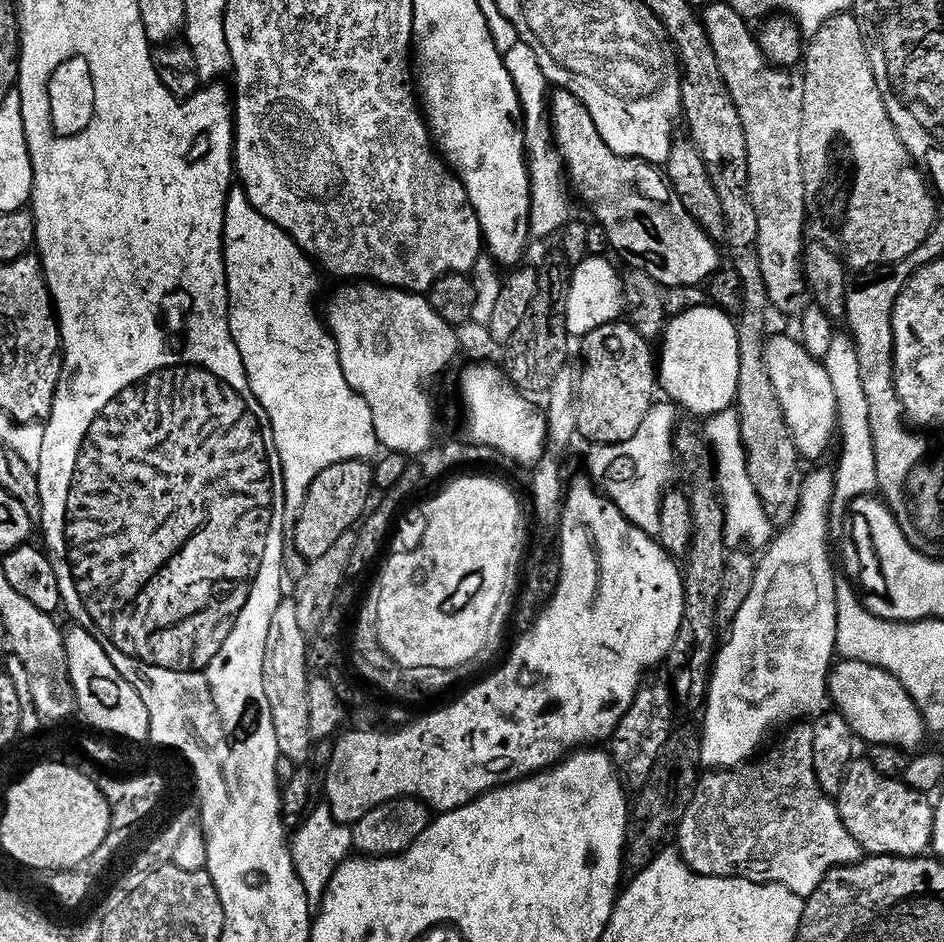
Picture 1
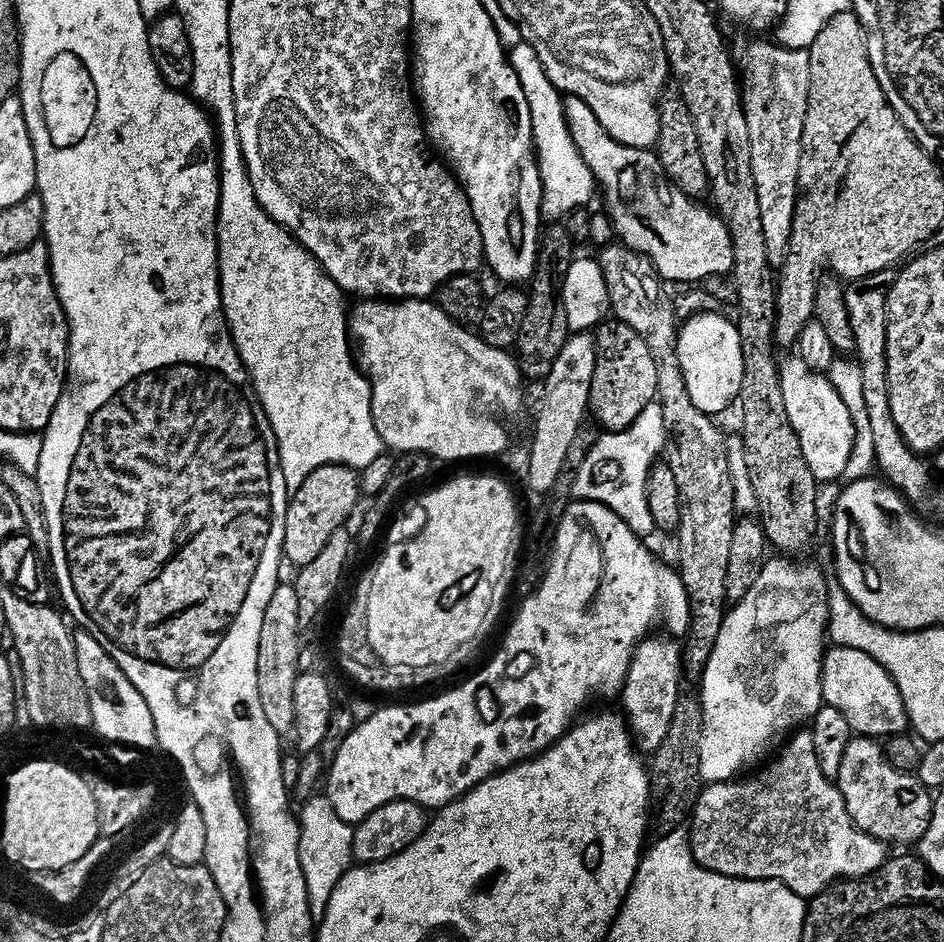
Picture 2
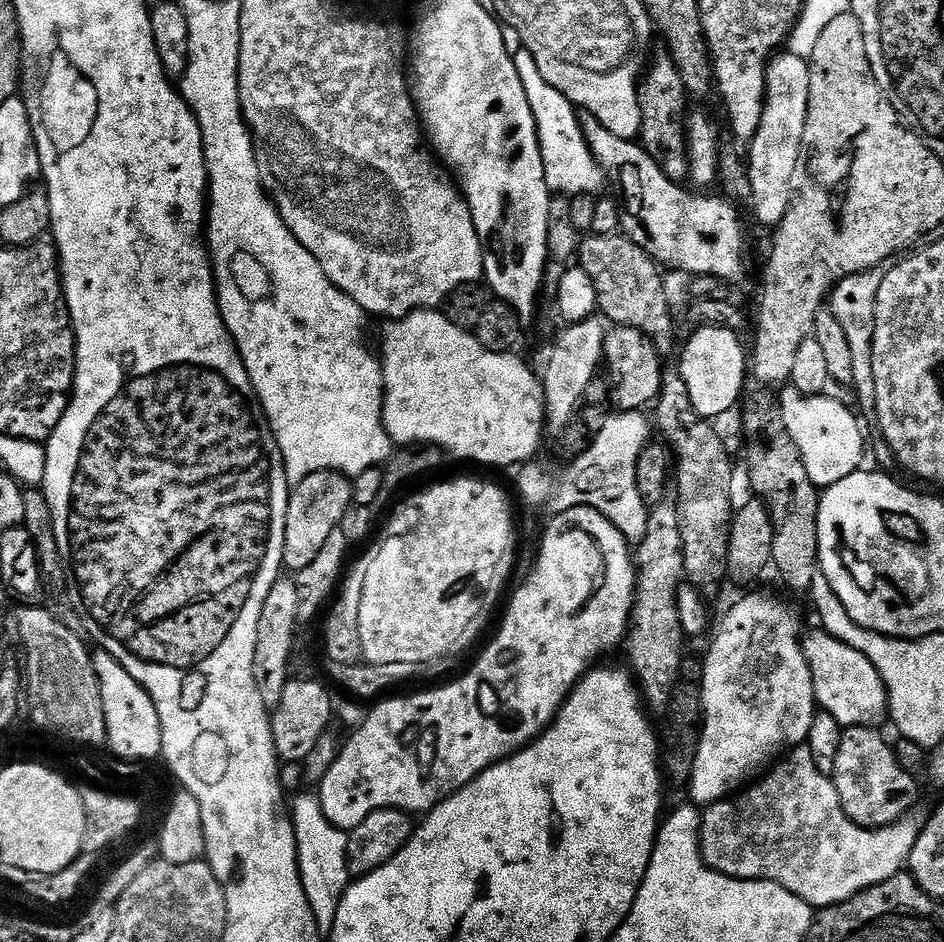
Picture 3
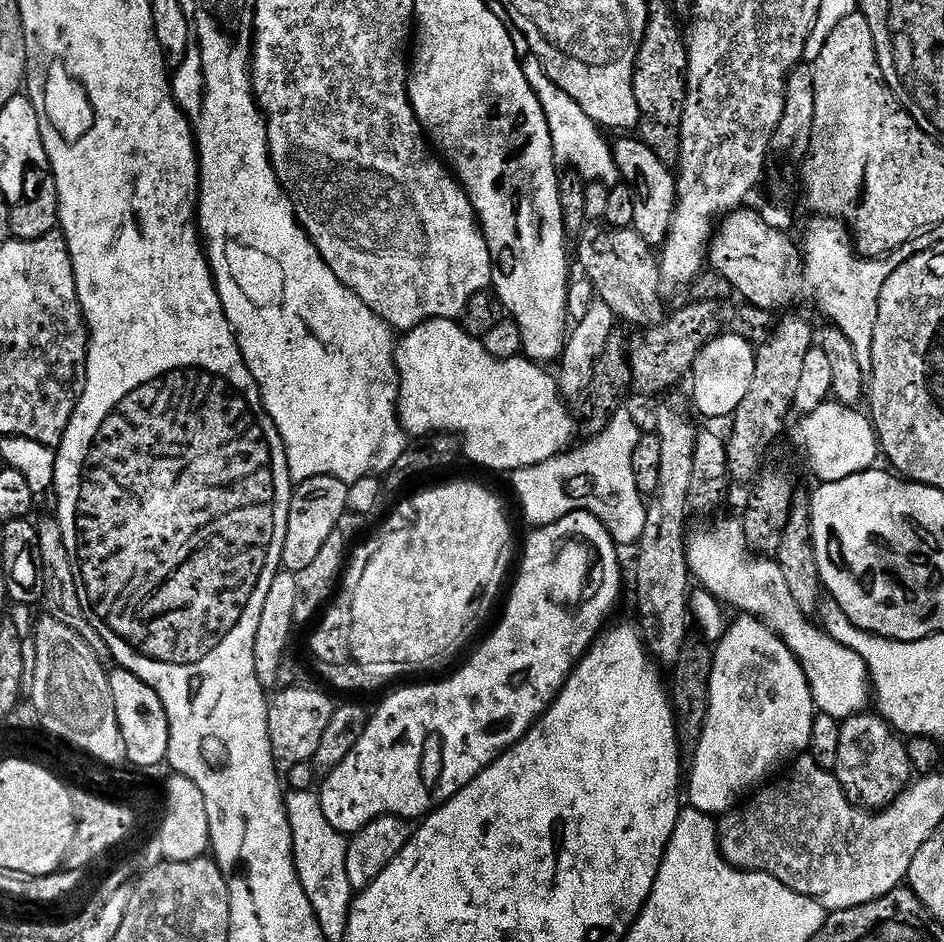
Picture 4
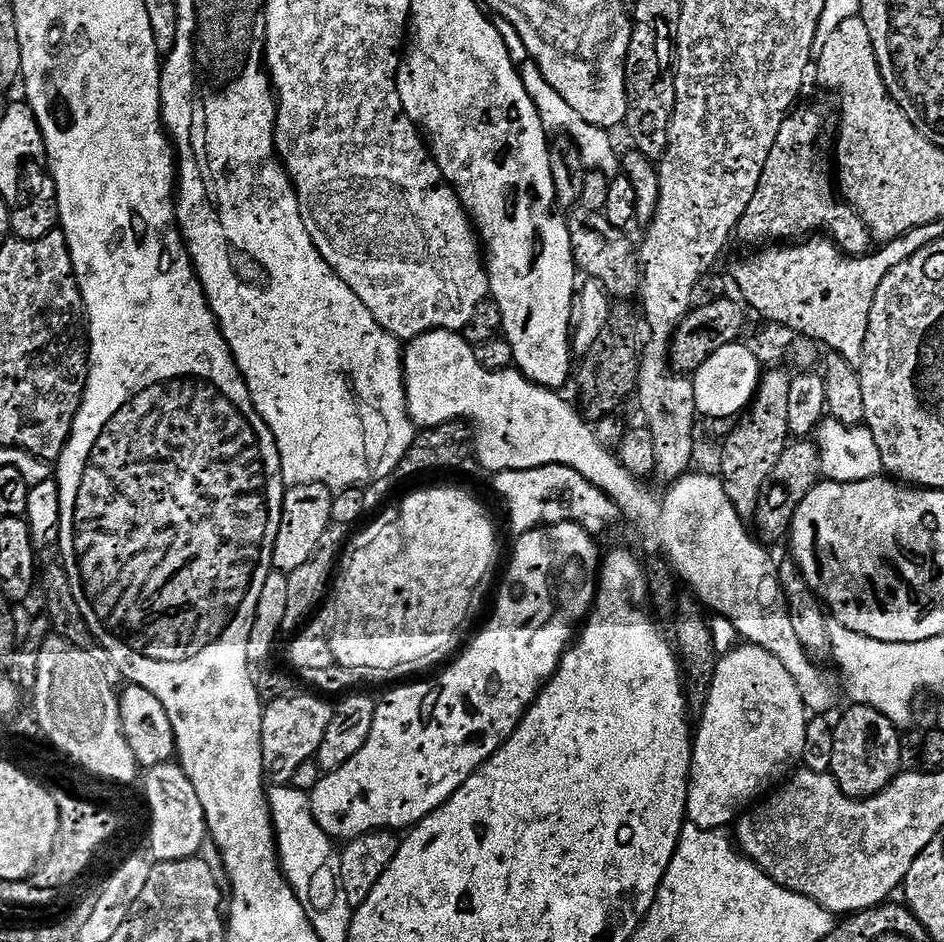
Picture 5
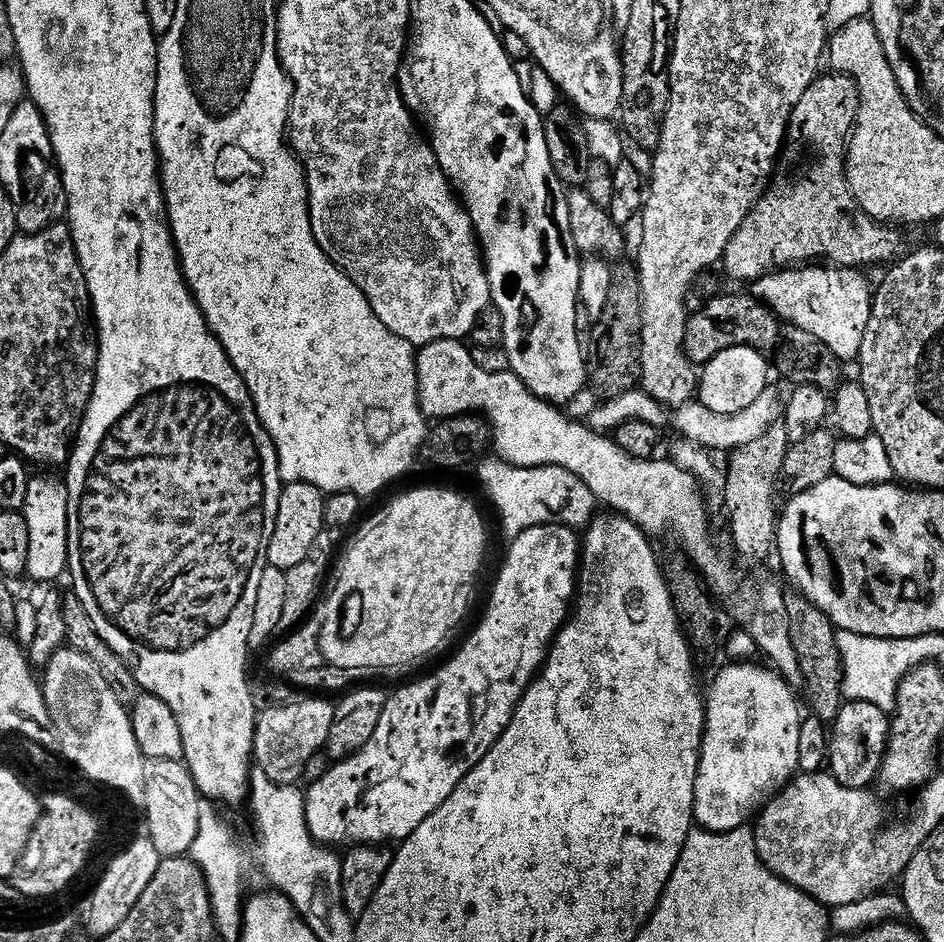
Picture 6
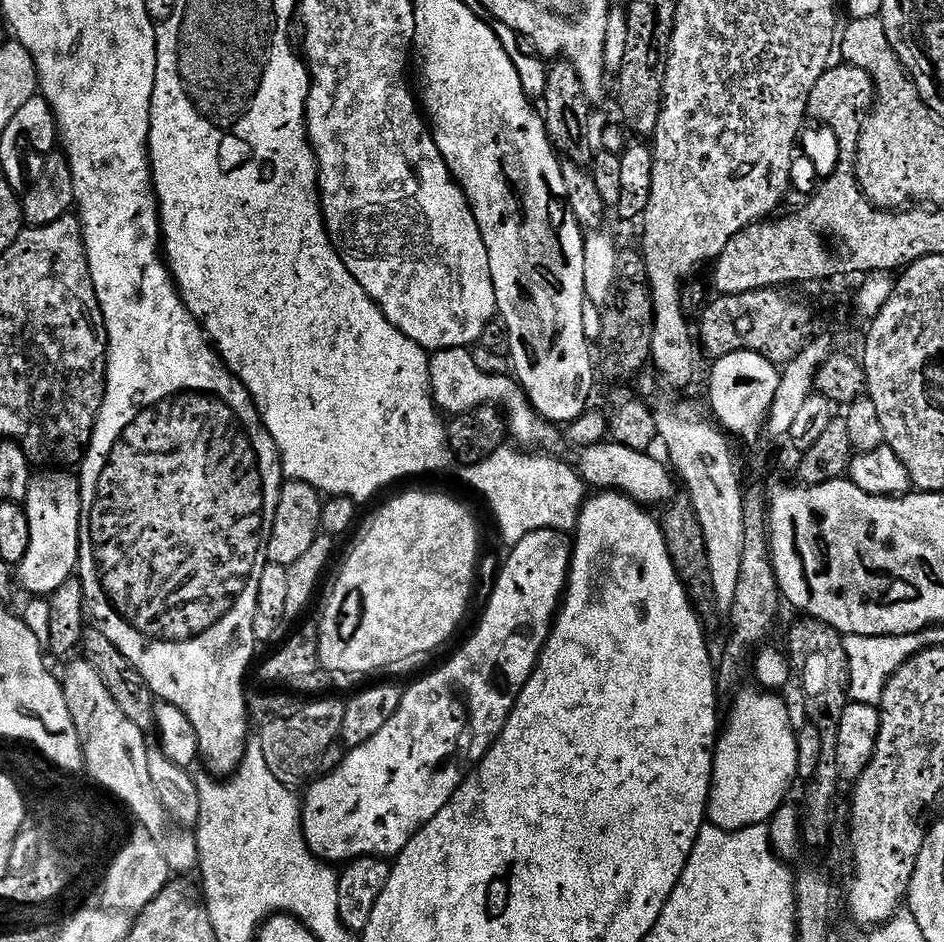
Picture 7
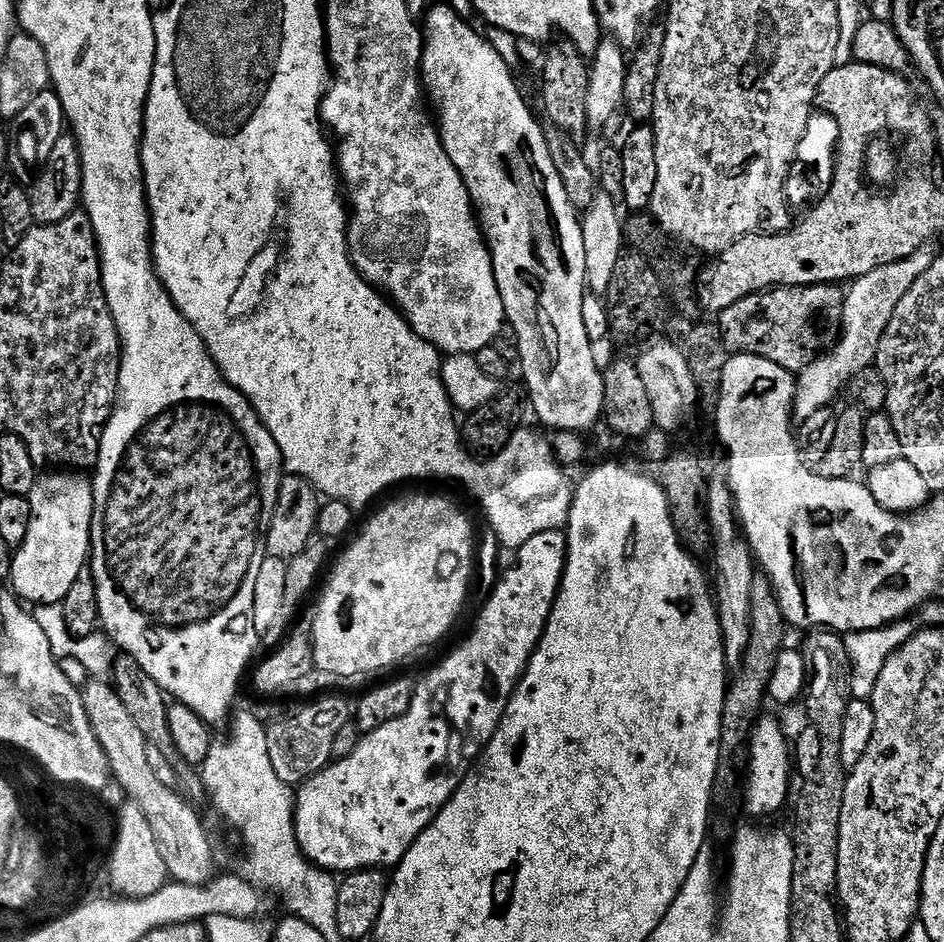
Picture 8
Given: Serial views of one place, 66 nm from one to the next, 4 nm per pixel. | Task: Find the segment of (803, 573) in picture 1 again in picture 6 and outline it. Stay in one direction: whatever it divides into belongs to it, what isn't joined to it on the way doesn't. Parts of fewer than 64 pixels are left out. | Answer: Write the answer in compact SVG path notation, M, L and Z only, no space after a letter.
M732 662L706 692L704 741L694 788L695 823L705 832L743 828L800 772L800 704L793 685L771 667Z

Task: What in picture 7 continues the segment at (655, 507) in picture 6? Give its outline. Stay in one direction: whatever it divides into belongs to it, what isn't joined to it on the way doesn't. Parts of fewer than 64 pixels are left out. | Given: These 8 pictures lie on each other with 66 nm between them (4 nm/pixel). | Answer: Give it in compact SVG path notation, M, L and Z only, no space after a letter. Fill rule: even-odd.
M442 348L431 357L428 369L430 370L430 382L432 383L432 399L436 401L437 409L444 414L467 414L471 408L480 408L483 404L499 406L508 422L508 431L511 439L516 439L517 445L528 450L550 450L556 444L555 423L549 423L532 408L531 402L527 398L524 389L511 375L491 376L482 374L478 366L474 366L474 358L468 348ZM611 442L581 447L578 454L580 454L578 473L585 485L592 487L593 484L593 489L622 492L624 495L632 497L641 506L660 503L663 505L673 499L672 480L674 481L674 476L666 467L663 459L655 460L648 452L630 450L626 446Z

